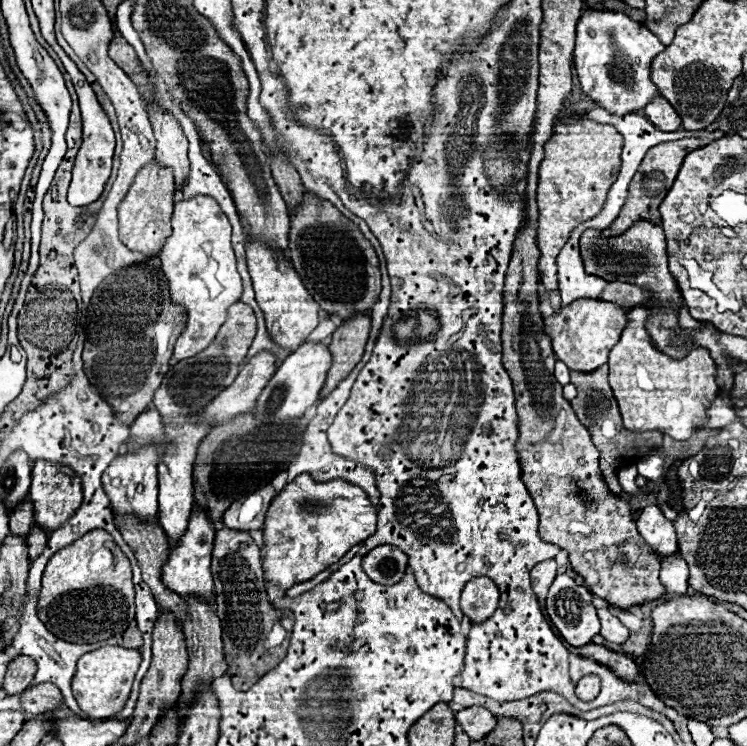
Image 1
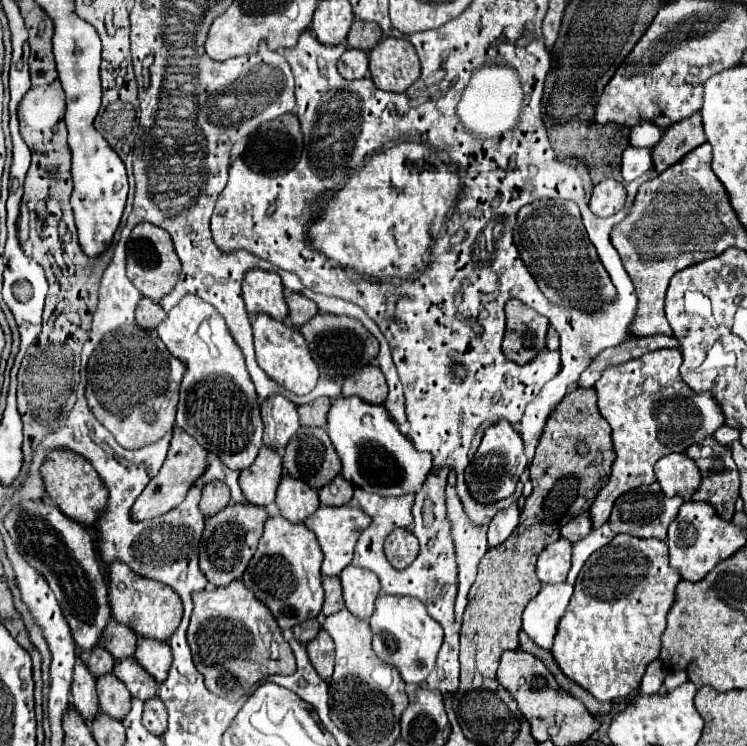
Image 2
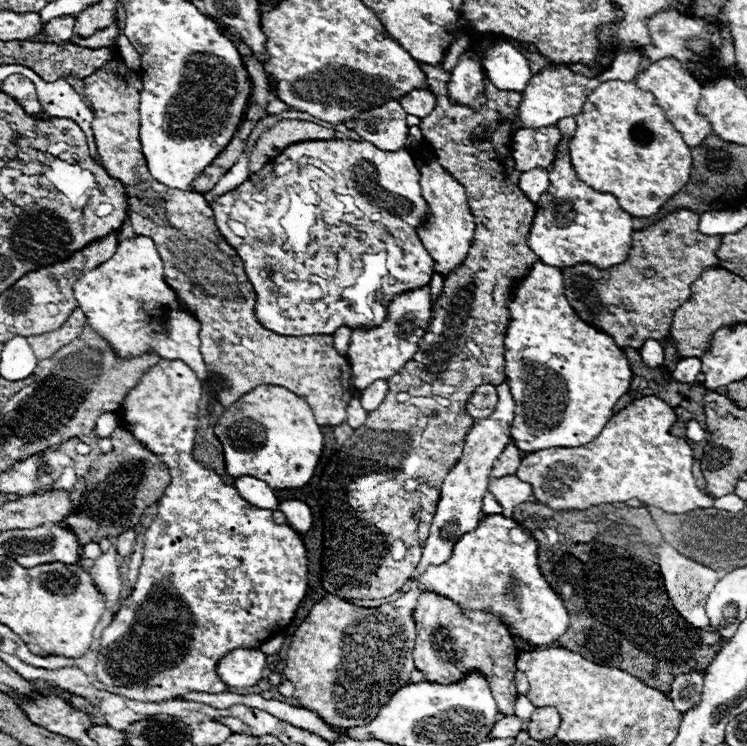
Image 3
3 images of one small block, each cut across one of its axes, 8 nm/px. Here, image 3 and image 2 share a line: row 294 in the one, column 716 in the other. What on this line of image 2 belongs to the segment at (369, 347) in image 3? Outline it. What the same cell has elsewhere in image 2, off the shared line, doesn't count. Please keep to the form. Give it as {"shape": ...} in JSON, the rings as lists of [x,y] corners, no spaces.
{"shape":[[[654,350],[644,354],[642,358],[618,364],[614,368],[606,368],[596,382],[596,392],[598,392],[598,408],[600,414],[608,420],[612,426],[612,438],[614,438],[614,450],[616,450],[616,462],[612,466],[612,476],[610,482],[596,494],[592,506],[590,506],[590,520],[592,528],[600,528],[604,522],[608,522],[610,510],[614,500],[642,484],[652,484],[656,480],[654,476],[654,464],[672,452],[686,452],[688,446],[700,442],[706,436],[712,436],[722,424],[724,424],[724,412],[720,404],[716,402],[712,392],[694,392],[682,378],[680,378],[680,368],[682,364],[682,354],[680,350]]]}

